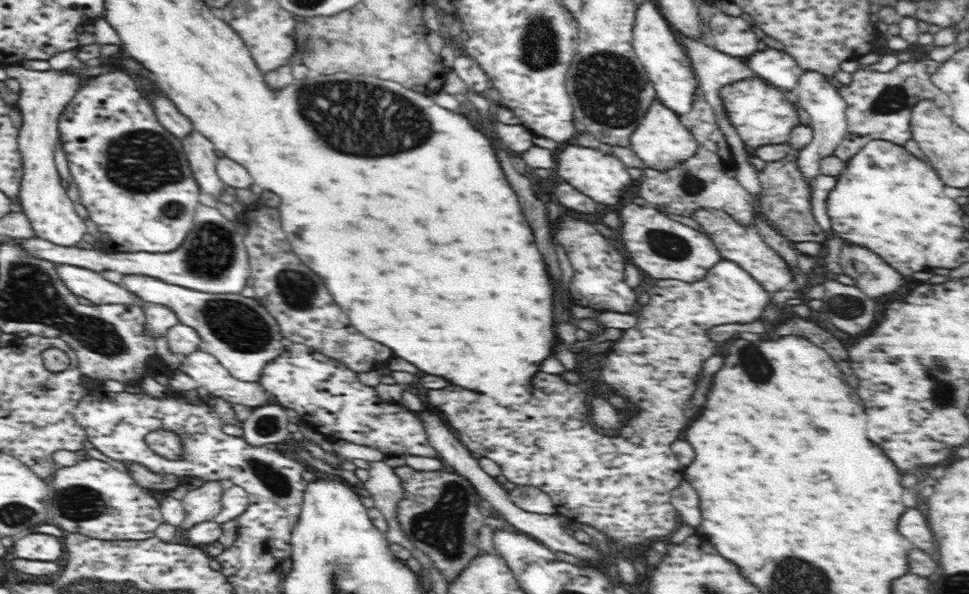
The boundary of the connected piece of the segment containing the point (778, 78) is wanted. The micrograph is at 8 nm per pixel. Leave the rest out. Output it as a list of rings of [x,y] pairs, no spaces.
[[[776,46],[757,50],[745,61],[757,76],[786,91],[793,90],[804,71],[792,55],[776,49]]]

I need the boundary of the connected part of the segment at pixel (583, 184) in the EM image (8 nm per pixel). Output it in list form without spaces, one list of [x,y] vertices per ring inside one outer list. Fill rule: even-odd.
[[[566,146],[558,154],[558,174],[562,176],[564,182],[572,184],[582,194],[586,194],[600,204],[608,204],[608,206],[618,204],[626,188],[632,186],[628,166],[620,162],[618,158],[602,154],[600,150],[586,150],[580,146]]]

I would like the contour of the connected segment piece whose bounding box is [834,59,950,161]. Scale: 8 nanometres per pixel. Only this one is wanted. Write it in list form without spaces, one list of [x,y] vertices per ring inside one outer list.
[[[912,59],[900,62],[889,72],[858,68],[852,74],[850,84],[845,84],[845,87],[836,87],[848,106],[846,106],[846,134],[838,144],[838,148],[834,150],[834,155],[843,161],[848,161],[872,140],[880,138],[903,146],[907,140],[912,139],[910,118],[913,106],[920,100],[930,99],[941,108],[950,101],[949,96],[940,88],[936,88],[930,80],[930,76],[938,67],[939,62],[932,59]]]

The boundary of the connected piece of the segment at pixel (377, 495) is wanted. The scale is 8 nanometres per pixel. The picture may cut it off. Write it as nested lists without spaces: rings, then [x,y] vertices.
[[[384,461],[369,464],[369,479],[364,482],[364,488],[370,492],[375,507],[386,517],[388,530],[385,537],[390,543],[400,544],[411,551],[412,556],[419,559],[423,568],[430,568],[433,562],[430,558],[425,558],[422,552],[414,549],[406,533],[400,528],[398,516],[398,502],[404,498],[402,489],[402,479],[396,475],[396,471]]]

